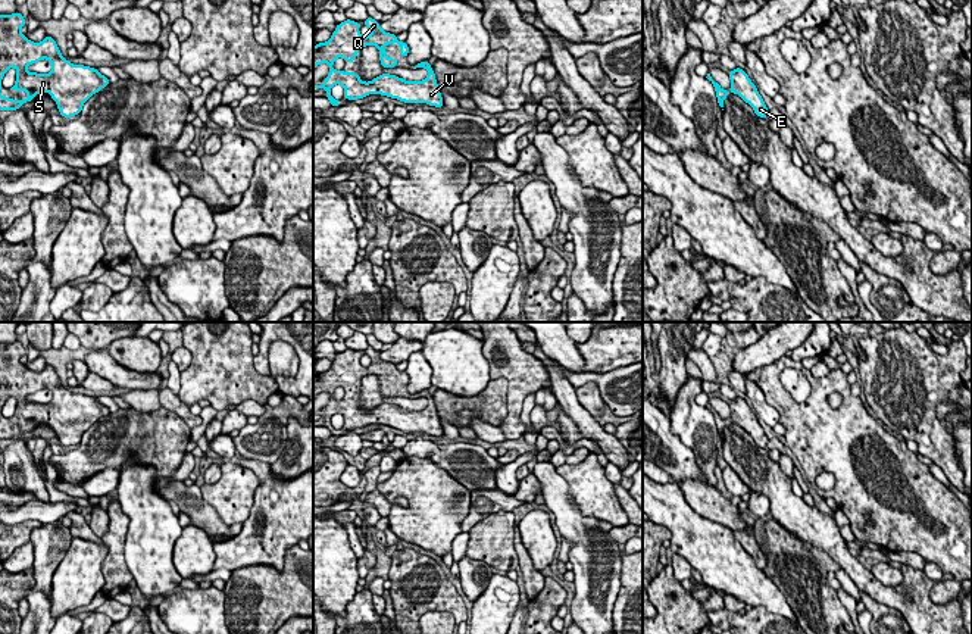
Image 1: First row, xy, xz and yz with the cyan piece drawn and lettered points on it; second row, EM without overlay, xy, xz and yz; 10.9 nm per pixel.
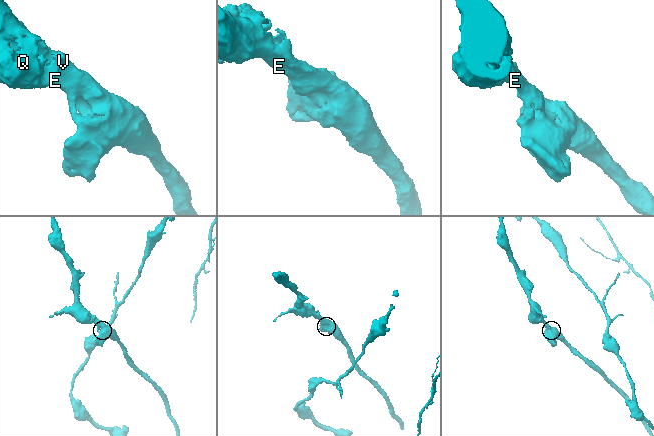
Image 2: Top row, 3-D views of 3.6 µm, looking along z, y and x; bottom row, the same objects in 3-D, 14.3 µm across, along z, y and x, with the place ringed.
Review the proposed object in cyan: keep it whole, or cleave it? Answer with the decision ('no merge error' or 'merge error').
no merge error

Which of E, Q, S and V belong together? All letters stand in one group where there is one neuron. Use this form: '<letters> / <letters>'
E Q S V

